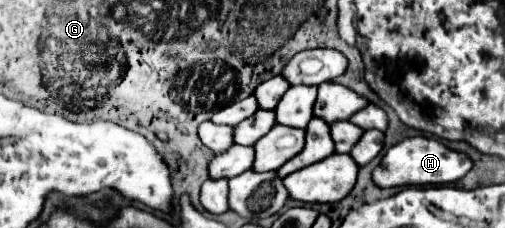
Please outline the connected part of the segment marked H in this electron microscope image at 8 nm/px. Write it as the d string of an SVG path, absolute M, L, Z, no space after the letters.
M414 136L398 142L392 146L382 162L372 170L372 182L378 188L396 188L396 186L426 186L426 184L448 184L460 180L468 170L472 162L464 156L458 154L450 148L446 148L442 142L424 138L424 136Z

